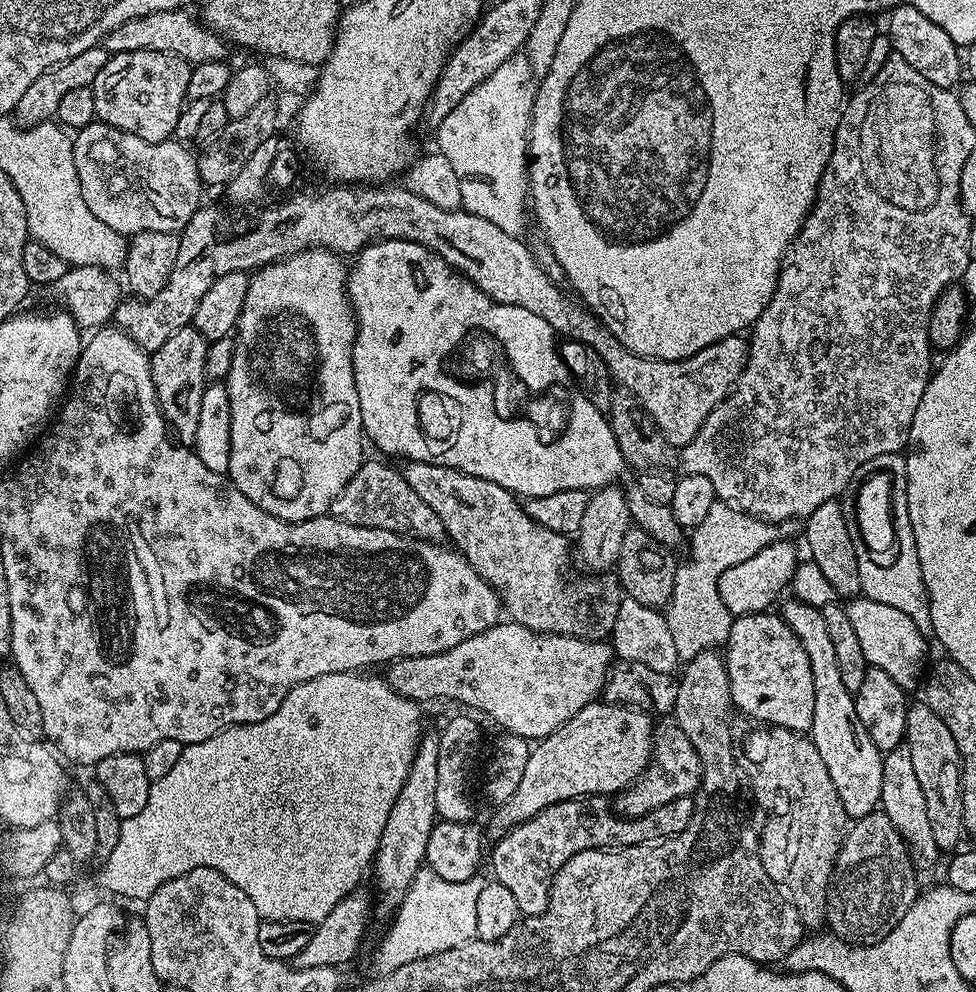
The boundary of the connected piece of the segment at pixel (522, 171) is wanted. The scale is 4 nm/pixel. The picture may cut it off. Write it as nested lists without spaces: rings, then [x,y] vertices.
[[[517,54],[506,61],[489,77],[475,86],[462,100],[455,106],[454,110],[444,118],[438,128],[435,129],[436,135],[435,147],[445,156],[450,158],[450,166],[454,166],[454,174],[458,174],[458,183],[462,189],[462,208],[463,211],[470,214],[478,214],[478,218],[490,218],[490,222],[494,222],[494,226],[502,226],[502,230],[506,230],[506,234],[511,236],[523,233],[524,228],[524,212],[526,216],[526,203],[529,201],[530,193],[528,190],[528,129],[532,123],[532,101],[534,99],[534,77],[530,70],[530,62],[527,55]]]

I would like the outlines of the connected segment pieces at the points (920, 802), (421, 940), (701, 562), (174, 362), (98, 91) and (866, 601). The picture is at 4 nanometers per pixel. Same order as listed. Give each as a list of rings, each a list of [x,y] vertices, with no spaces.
[[[898,746],[894,750],[883,753],[882,794],[879,807],[894,822],[904,845],[912,855],[912,867],[921,877],[928,876],[942,860],[940,847],[934,842],[934,834],[930,831],[930,822],[926,818],[926,798],[922,798],[922,786],[918,786],[918,774],[914,770],[914,762],[910,762],[910,750],[906,746]]]
[[[421,870],[414,878],[406,898],[396,909],[391,921],[393,924],[389,926],[384,941],[376,948],[375,971],[398,970],[398,966],[406,966],[406,962],[462,946],[473,939],[476,935],[478,894],[485,882],[485,877],[480,874],[466,882],[446,882],[446,878],[438,878],[438,874]]]
[[[717,502],[710,506],[710,514],[702,518],[700,525],[691,529],[690,536],[692,557],[677,567],[672,597],[666,605],[670,634],[674,634],[674,646],[678,646],[678,654],[684,662],[707,648],[719,649],[727,645],[734,616],[718,594],[719,575],[730,566],[754,557],[763,547],[770,546],[778,539],[778,528],[767,520],[747,516],[728,504]]]
[[[189,326],[166,338],[166,342],[162,342],[162,346],[158,346],[158,350],[150,356],[150,374],[154,378],[160,413],[167,420],[175,439],[184,446],[196,443],[198,414],[202,411],[202,394],[206,387],[204,375],[210,366],[209,343],[197,328]]]
[[[140,49],[137,52],[109,55],[106,66],[102,66],[102,70],[98,70],[98,78],[94,78],[91,86],[94,94],[96,120],[101,124],[109,124],[123,132],[134,134],[146,142],[173,139],[178,126],[178,114],[182,114],[188,100],[186,86],[190,86],[192,70],[193,65],[183,60],[182,57],[158,50]]]
[[[863,594],[851,597],[846,607],[854,635],[862,645],[862,654],[868,656],[869,665],[890,672],[894,682],[905,690],[919,689],[926,672],[924,655],[928,652],[929,641],[918,630],[918,626],[914,626],[911,618],[902,614],[902,610],[886,606],[883,602],[874,602],[874,598]]]

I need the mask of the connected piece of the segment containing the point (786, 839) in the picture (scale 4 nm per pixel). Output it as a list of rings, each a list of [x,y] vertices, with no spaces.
[[[781,728],[778,736],[778,739],[772,740],[770,746],[766,746],[760,757],[749,761],[746,766],[752,792],[756,795],[761,810],[768,812],[764,829],[760,832],[760,840],[757,839],[756,842],[757,856],[766,874],[769,874],[772,880],[782,882],[783,887],[790,893],[792,905],[798,910],[805,929],[816,930],[823,922],[824,911],[828,908],[836,859],[850,827],[850,817],[844,808],[838,806],[838,790],[834,790],[830,770],[826,770],[826,762],[822,762],[822,754],[818,754],[818,746],[814,746],[811,735]]]

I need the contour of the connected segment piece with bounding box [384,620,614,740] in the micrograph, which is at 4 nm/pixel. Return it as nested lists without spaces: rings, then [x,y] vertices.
[[[500,620],[493,627],[488,627],[480,634],[472,635],[468,639],[463,639],[450,650],[440,652],[438,655],[422,655],[422,656],[405,656],[400,657],[396,661],[391,661],[387,667],[387,674],[384,674],[386,683],[395,690],[396,693],[402,694],[408,700],[417,702],[425,702],[424,700],[432,700],[434,698],[448,698],[456,700],[470,708],[474,708],[490,719],[494,720],[498,725],[502,726],[503,731],[509,735],[520,736],[527,740],[544,739],[554,732],[560,725],[564,725],[566,721],[574,716],[586,705],[593,703],[602,693],[605,684],[605,678],[608,677],[608,671],[614,662],[614,653],[611,645],[604,640],[584,640],[579,636],[570,635],[554,635],[552,633],[538,633],[530,630],[526,626],[513,620]]]

